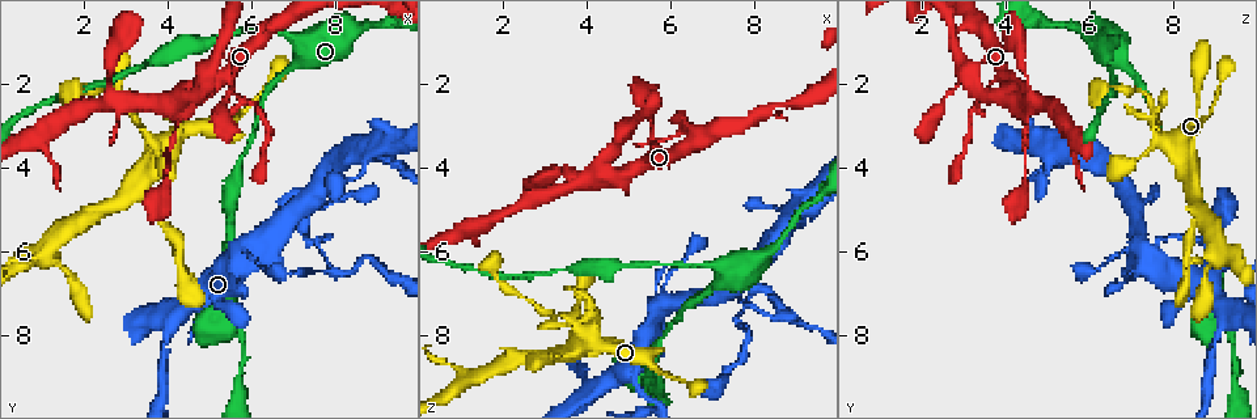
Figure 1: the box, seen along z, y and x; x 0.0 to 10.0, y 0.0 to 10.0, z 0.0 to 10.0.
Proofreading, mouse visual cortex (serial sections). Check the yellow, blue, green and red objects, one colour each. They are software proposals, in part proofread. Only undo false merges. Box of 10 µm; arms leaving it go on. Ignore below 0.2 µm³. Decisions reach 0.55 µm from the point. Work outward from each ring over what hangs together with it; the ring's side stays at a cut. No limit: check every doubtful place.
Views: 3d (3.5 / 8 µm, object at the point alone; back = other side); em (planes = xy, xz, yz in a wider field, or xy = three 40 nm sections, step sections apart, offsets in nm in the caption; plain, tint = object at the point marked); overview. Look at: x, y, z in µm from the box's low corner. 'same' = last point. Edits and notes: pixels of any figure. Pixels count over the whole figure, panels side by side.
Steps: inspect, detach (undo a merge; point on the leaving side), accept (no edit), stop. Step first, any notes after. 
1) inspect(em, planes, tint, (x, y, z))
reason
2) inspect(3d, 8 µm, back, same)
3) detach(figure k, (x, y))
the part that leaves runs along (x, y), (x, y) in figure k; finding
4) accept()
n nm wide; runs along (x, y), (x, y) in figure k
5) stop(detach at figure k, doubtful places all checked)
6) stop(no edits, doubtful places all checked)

inspect(3d, 3.5 µm, (6.65, 0.85, 6.35))
calibre changes

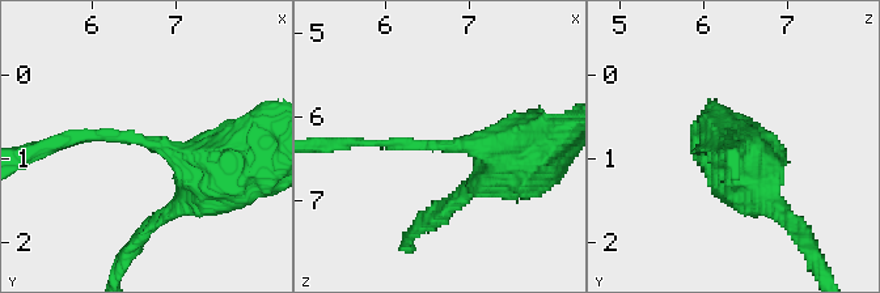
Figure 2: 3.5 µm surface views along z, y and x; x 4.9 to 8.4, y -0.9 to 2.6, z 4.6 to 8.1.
accept()
runs along (227, 177), (138, 137), (62, 137) in figure 2; one cell here

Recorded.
inspect(3d, 3.5 µm, back, (4.45, 2.40, 3.85))
sudden change in width

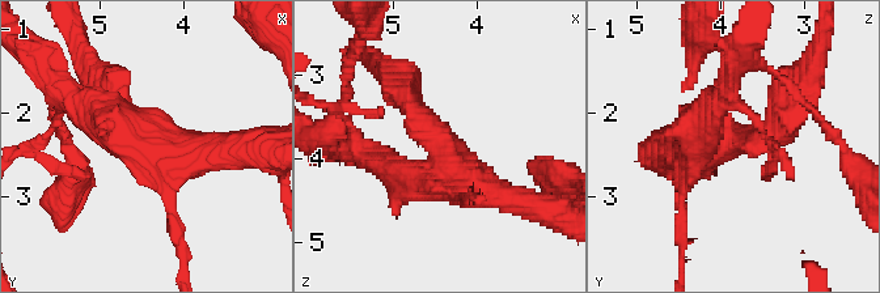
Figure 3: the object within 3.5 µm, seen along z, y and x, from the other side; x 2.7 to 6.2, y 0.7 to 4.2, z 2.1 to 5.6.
inspect(em, xy, step 3, tint, (4.40, 2.35, 3.85))

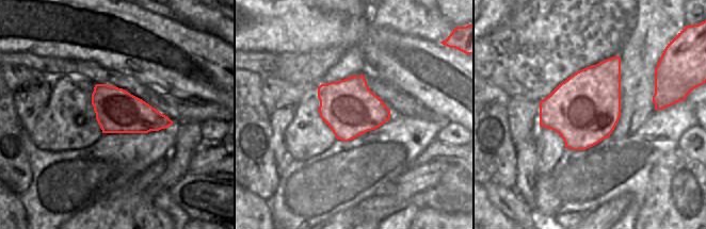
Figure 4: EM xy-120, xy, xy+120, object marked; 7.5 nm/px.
accept()
420 nm wide; runs along (83, 100), (131, 140), (232, 152) in figure 3; continuous, no second cell

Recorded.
inspect(3d, 8 µm, (6.00, 6.20, 7.30))
sudden change in width

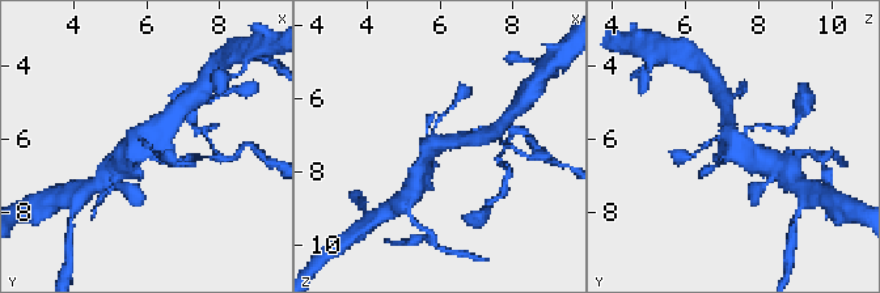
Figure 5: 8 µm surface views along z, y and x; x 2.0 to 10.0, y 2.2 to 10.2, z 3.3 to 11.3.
inspect(em, xy, step 1, tint, same)

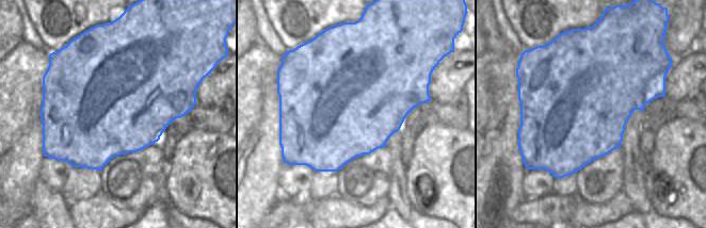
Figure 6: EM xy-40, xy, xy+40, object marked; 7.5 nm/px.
accept()
continuous, no second cell

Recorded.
inspect(3d, 3.5 µm, (6.65, 6.45, 6.95))
calibre changes

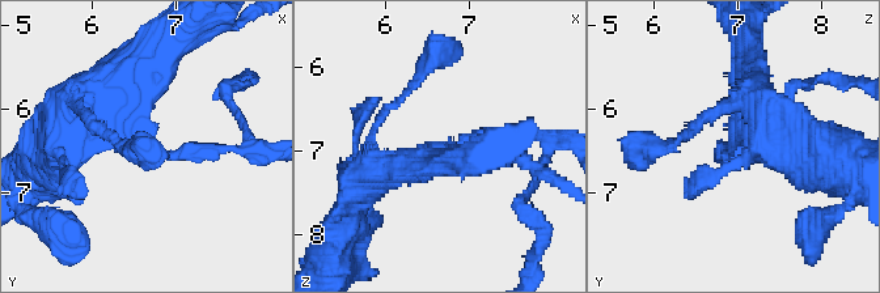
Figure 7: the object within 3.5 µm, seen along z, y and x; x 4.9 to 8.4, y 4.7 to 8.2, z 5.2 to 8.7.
inspect(em, xy, step 5, tint, (6.65, 6.50, 6.95))
shape alone is not enough

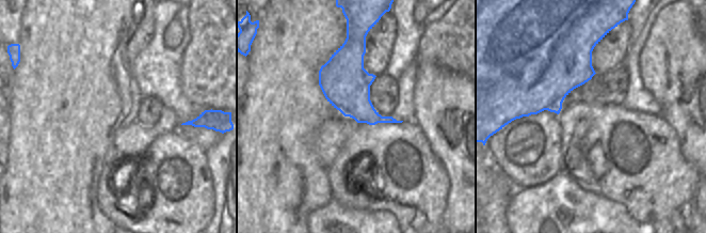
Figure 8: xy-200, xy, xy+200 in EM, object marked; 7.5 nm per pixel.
accept()
arms of 150, 400 nm; runs along (371, 182), (435, 145), (524, 132) in figure 7; one cell here

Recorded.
inspect(3d, 8 µm, (7.90, 6.55, 6.90))
three-way junction

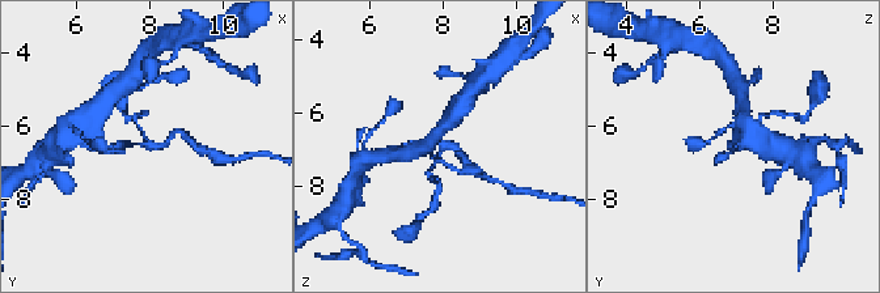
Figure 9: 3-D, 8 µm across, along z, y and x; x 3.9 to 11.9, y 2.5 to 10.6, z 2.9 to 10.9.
inspect(em, xy, step 3, tint, same)

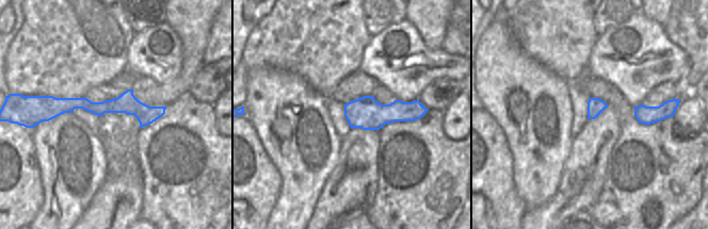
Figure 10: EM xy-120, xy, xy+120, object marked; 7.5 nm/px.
accept()
arms of 100, 150, 150 nm; runs along (731, 147), (758, 122) in figure 9; all the same cell

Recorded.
stop(no edits, doubtful places all checked)

